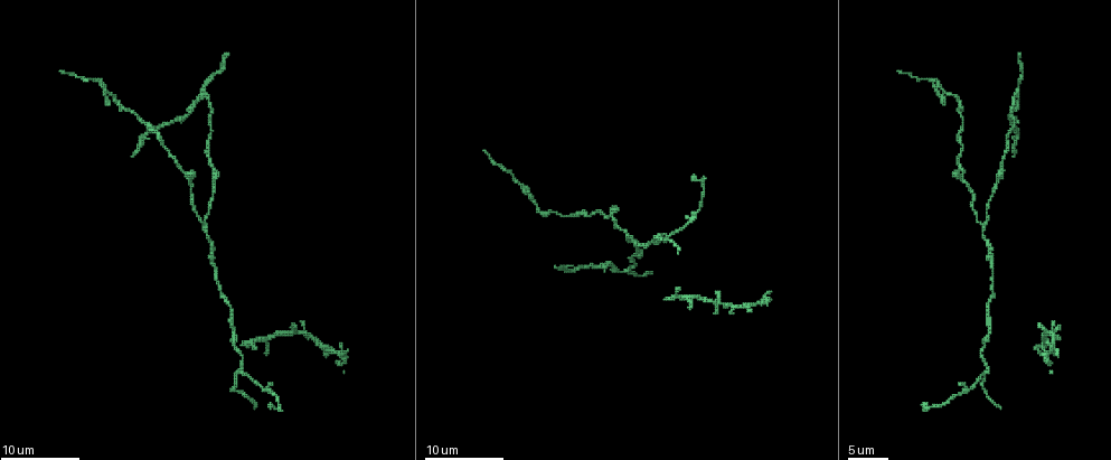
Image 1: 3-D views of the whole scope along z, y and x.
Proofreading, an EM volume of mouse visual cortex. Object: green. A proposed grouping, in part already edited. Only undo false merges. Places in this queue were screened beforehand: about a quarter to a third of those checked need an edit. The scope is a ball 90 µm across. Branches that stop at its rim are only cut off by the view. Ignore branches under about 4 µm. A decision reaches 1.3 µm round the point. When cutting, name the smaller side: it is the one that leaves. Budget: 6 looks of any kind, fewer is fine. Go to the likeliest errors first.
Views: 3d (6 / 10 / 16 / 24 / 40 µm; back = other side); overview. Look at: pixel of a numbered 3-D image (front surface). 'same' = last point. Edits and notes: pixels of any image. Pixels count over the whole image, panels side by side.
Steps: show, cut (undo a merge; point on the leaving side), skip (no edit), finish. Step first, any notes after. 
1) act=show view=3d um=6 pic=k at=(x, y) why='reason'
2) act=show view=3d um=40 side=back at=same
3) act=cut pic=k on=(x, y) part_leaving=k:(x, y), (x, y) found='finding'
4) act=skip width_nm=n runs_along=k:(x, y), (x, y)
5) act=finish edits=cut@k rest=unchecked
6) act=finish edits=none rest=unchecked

act=show view=3d um=6 pic=1 at=(242, 373) why='three arms meet'

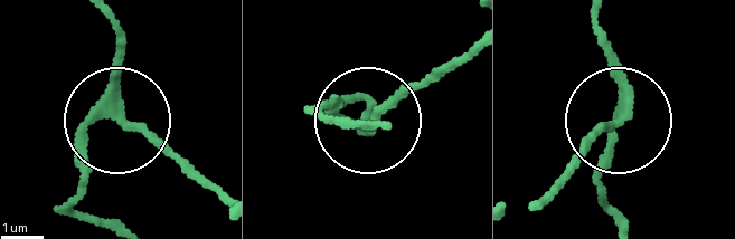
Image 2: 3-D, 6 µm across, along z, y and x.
act=cut pic=2 on=(86, 188) width_nm=220 part_leaving=2:(88, 124), (77, 196), (121, 227) found='two neurons meet here'

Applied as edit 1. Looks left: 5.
act=show view=3d um=10 pic=1 at=(203, 224) why='a fork'

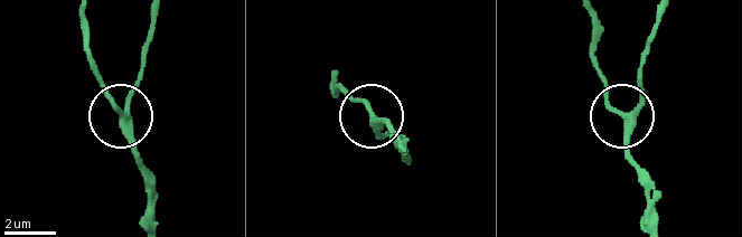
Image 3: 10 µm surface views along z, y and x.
act=show view=3d um=6 pic=3 at=(374, 124) why='zoom in'

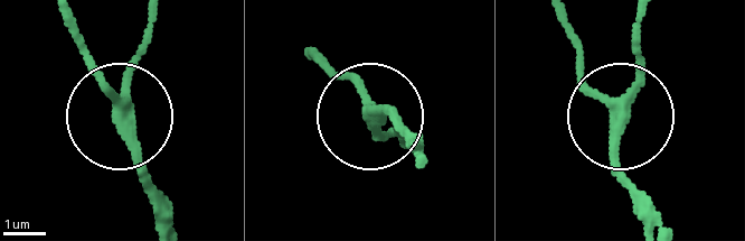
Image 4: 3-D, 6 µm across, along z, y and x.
act=skip runs_along=4:(164, 195), (119, 113), (147, 20) found='continuous, no second neuron'

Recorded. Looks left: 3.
act=show view=3d um=10 pic=1 at=(1017, 93) why='side arm on a straight run'

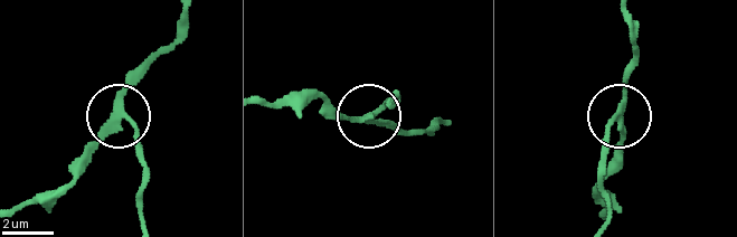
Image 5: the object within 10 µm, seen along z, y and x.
act=show view=3d um=10 side=back pic=5 at=(116, 115)

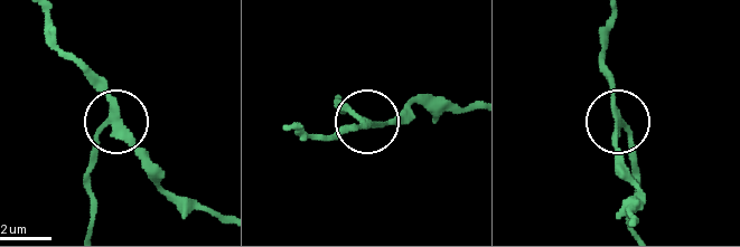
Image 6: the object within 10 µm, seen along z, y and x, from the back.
act=cut pic=6 on=(136, 152) arms=3 part_leaving=6:(114, 123), (121, 141), (159, 186), (223, 215) found='two neurons meet here'

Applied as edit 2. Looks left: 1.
act=finish edits=cut@2,cut@6 rest=unchecked

